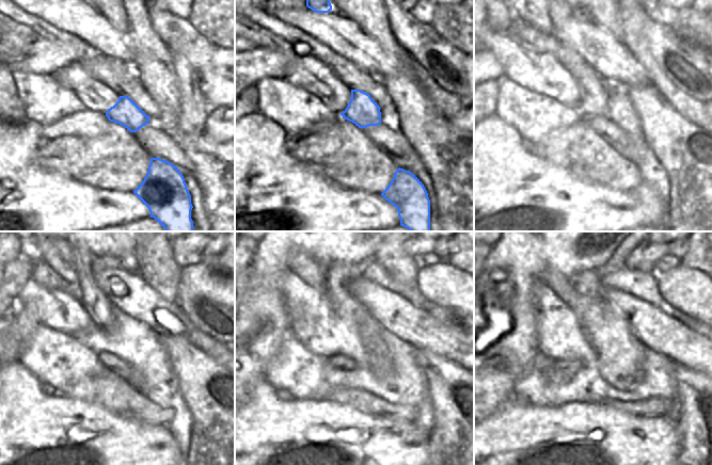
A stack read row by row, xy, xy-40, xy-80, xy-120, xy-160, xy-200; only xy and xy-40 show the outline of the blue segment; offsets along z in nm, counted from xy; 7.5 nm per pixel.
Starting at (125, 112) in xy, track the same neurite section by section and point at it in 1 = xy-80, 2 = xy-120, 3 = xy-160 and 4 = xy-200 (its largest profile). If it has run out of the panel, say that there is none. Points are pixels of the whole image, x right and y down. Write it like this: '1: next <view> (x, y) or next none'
1: next xy-80 (594, 103)
2: next xy-120 (99, 308)
3: next xy-160 (337, 275)
4: next xy-200 (587, 283)

